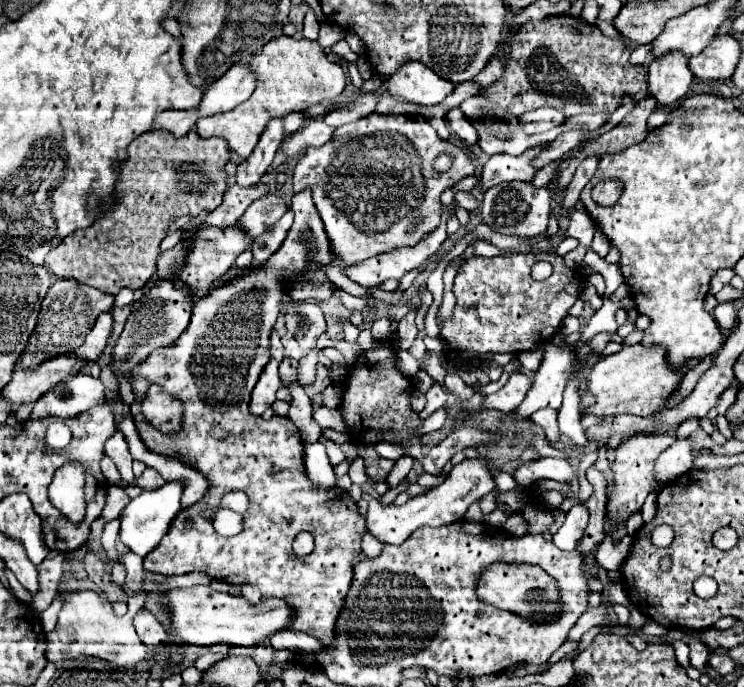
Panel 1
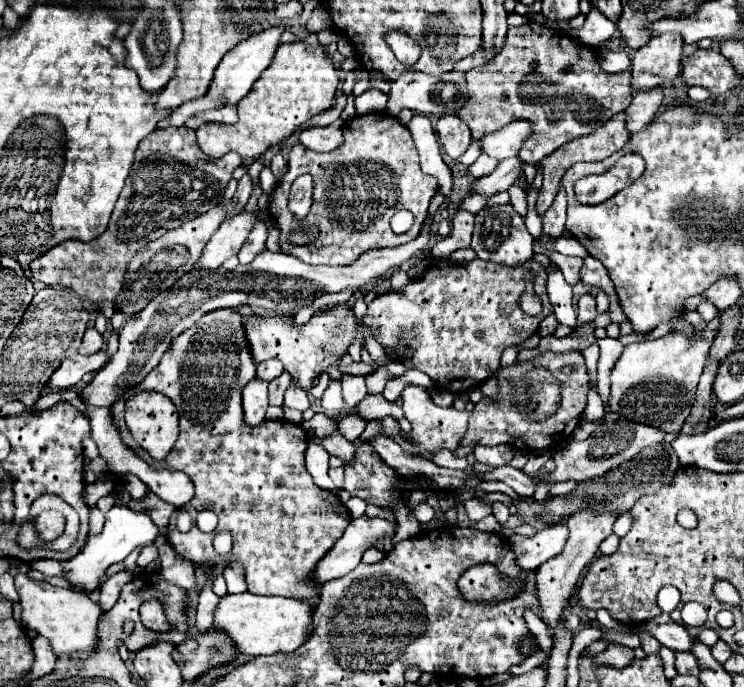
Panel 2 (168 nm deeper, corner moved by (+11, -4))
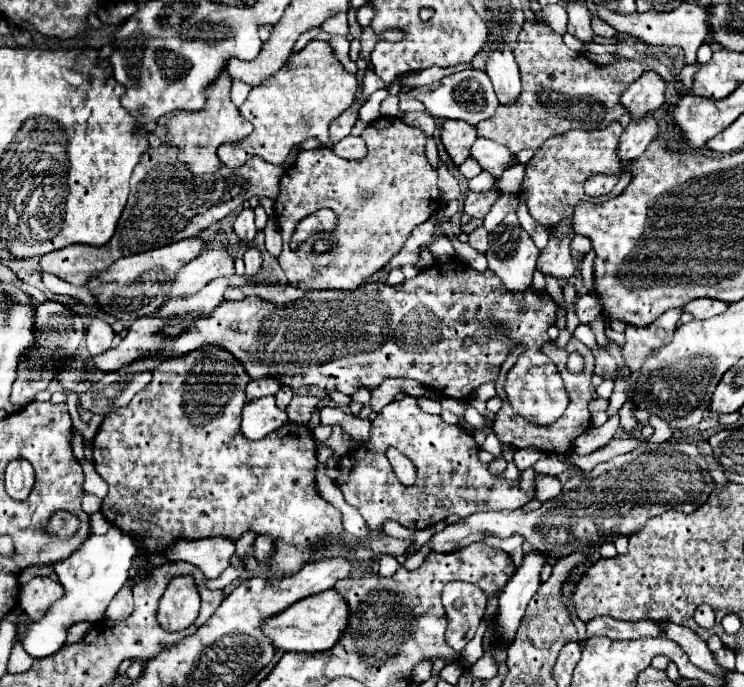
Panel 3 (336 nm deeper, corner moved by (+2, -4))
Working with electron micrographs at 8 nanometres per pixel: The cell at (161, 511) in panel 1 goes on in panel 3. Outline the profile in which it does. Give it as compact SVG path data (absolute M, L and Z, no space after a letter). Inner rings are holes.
M112 526L104 536L90 536L70 558L54 564L58 580L64 588L64 596L58 602L54 602L48 608L48 614L44 614L44 618L40 620L32 620L24 614L16 618L18 640L22 642L22 648L32 658L52 656L64 646L70 626L78 622L94 624L102 620L106 606L130 578L128 570L132 566L132 556L136 554L138 554L136 540L130 534L122 532L120 528Z

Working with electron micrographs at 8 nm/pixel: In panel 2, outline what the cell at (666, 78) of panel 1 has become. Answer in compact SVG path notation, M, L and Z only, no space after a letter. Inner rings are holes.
M655 86L653 90L645 90L645 92L637 92L633 96L631 106L625 110L627 114L627 128L631 134L641 132L657 114L657 110L663 106L665 100L665 92L663 88Z

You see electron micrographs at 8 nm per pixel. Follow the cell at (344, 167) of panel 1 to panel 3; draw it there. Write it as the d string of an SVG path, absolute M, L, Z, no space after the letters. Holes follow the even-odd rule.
M380 118L376 122L372 122L364 132L362 132L362 138L364 142L368 144L368 156L362 160L362 162L352 162L352 160L342 160L338 158L336 154L328 154L328 148L322 148L322 150L306 150L306 152L300 152L298 160L294 166L290 166L284 176L282 176L282 190L280 190L280 198L278 202L274 202L274 212L276 212L276 220L278 220L278 226L280 226L280 232L282 232L282 238L284 238L284 250L282 254L278 256L278 262L280 262L280 268L284 270L286 278L288 278L288 284L294 286L294 288L302 288L302 290L354 290L356 286L360 286L366 278L370 278L374 272L378 272L382 266L386 266L394 254L400 252L402 244L406 242L406 238L410 236L410 232L414 230L414 226L426 222L438 208L440 208L440 190L436 186L436 170L428 164L426 156L424 156L424 142L426 142L426 136L422 134L422 130L414 128L414 126L406 126L402 120L398 118ZM320 208L330 208L338 222L334 226L334 230L330 232L334 236L334 240L338 240L338 246L330 252L330 254L312 254L312 244L316 238L310 238L306 242L302 242L298 246L298 250L290 250L290 240L292 240L292 234L296 230L296 222L300 222L302 218L306 218L308 214L314 214L316 210Z

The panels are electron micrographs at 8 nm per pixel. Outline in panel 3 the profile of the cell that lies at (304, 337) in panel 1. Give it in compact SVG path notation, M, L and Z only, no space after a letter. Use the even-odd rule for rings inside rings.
M276 378L252 380L252 382L246 386L246 398L248 398L248 402L252 402L252 400L264 398L264 396L272 396L272 394L278 392L278 388L280 388L280 384L278 384Z

